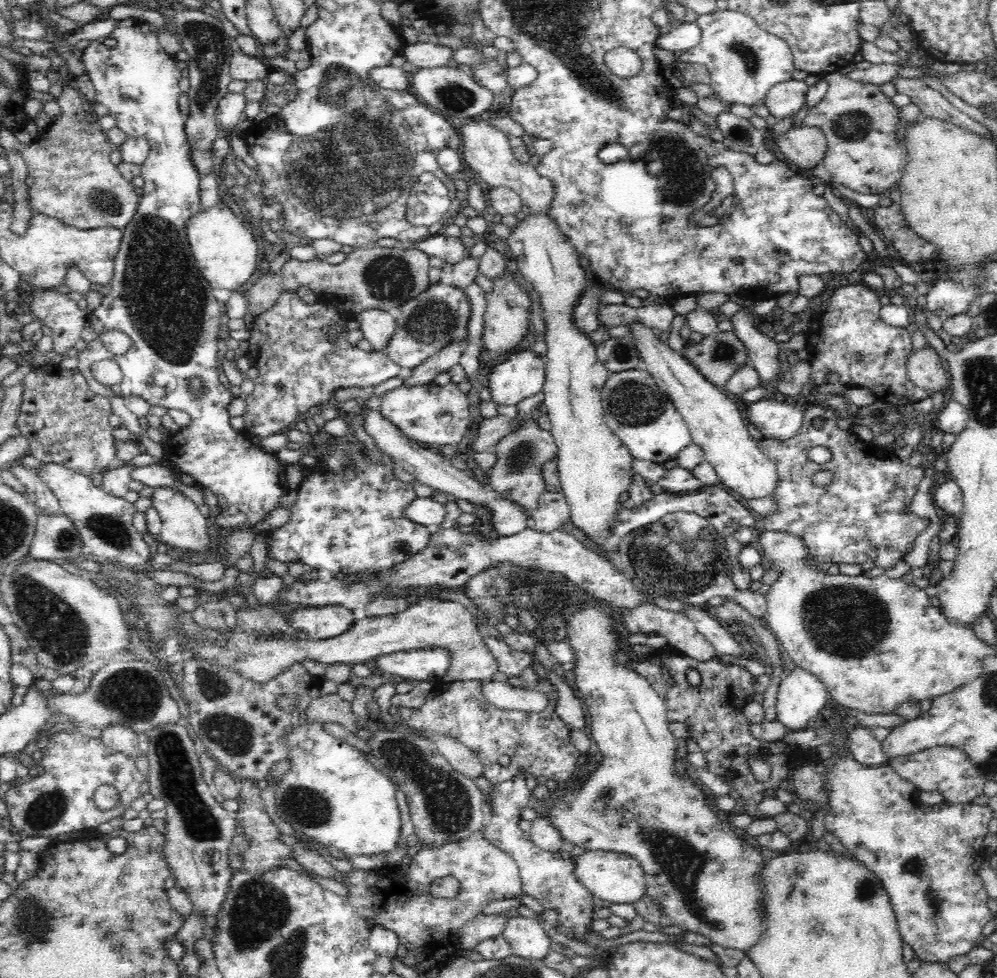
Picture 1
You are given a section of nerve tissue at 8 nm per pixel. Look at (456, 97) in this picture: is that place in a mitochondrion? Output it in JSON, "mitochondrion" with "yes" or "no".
{"mitochondrion":"yes"}

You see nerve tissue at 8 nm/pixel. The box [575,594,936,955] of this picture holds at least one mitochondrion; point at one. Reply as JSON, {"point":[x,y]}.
{"point":[684,863]}

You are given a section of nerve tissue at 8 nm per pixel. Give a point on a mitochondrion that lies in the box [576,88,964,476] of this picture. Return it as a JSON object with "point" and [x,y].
{"point":[679,170]}

